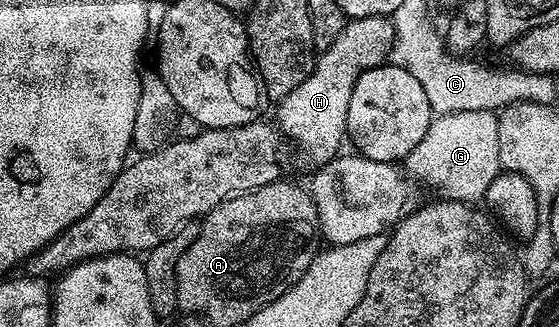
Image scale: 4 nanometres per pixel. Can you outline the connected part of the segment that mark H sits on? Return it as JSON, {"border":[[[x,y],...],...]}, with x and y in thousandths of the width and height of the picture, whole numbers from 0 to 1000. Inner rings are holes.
{"border":[[[655,49],[644,61],[623,58],[621,73],[596,116],[596,141],[576,150],[564,187],[564,208],[524,275],[497,309],[496,388],[515,431],[521,428],[558,489],[558,505],[597,489],[621,416],[624,287],[648,220],[683,208],[694,193],[699,144],[707,128],[707,76],[689,49]]]}

